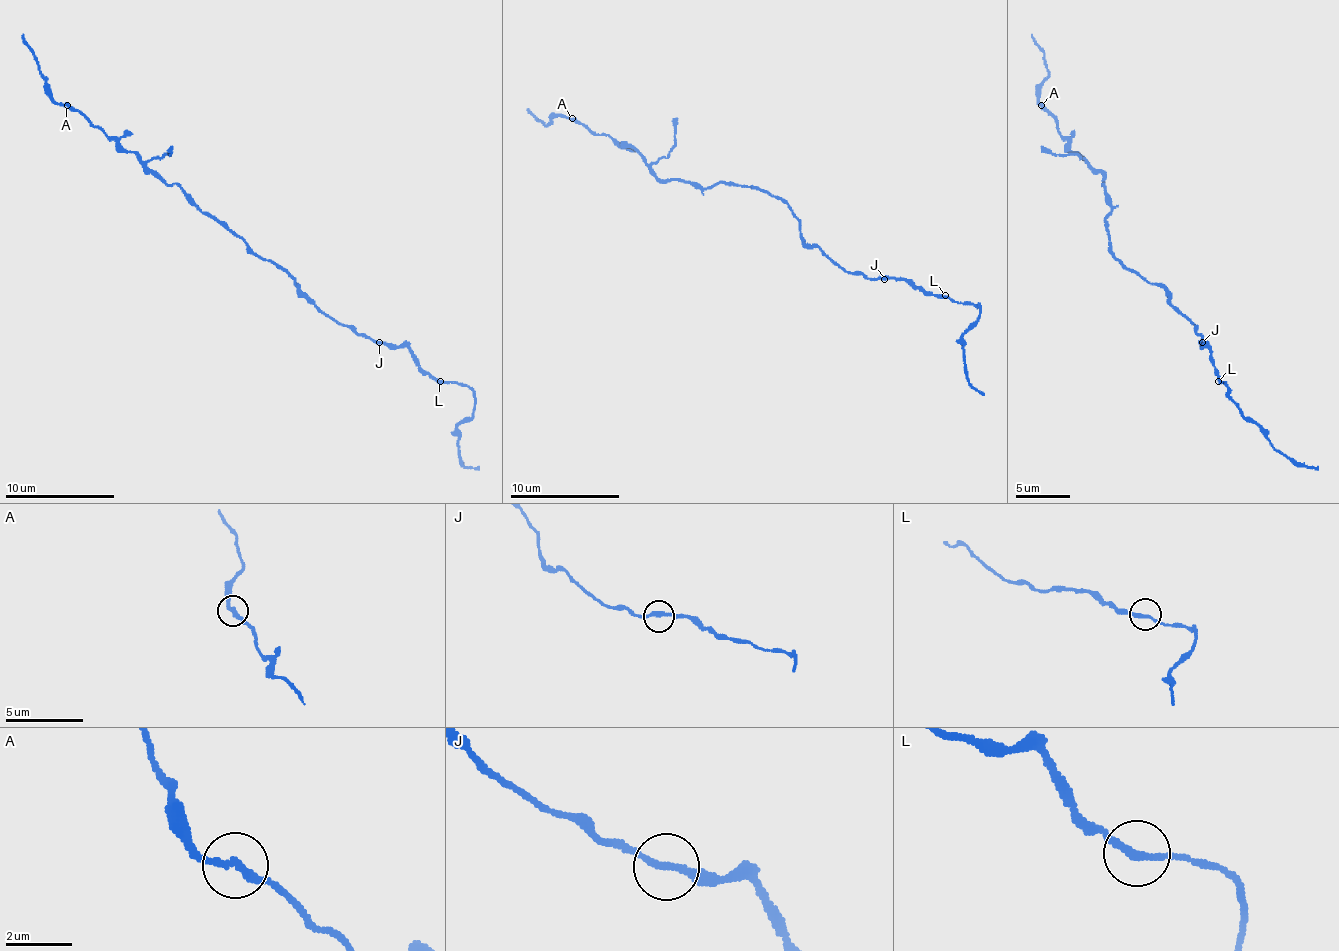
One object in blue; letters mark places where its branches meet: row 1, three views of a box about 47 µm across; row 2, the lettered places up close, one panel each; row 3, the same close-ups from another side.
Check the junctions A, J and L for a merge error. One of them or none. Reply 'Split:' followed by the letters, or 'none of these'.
Split: none of these

